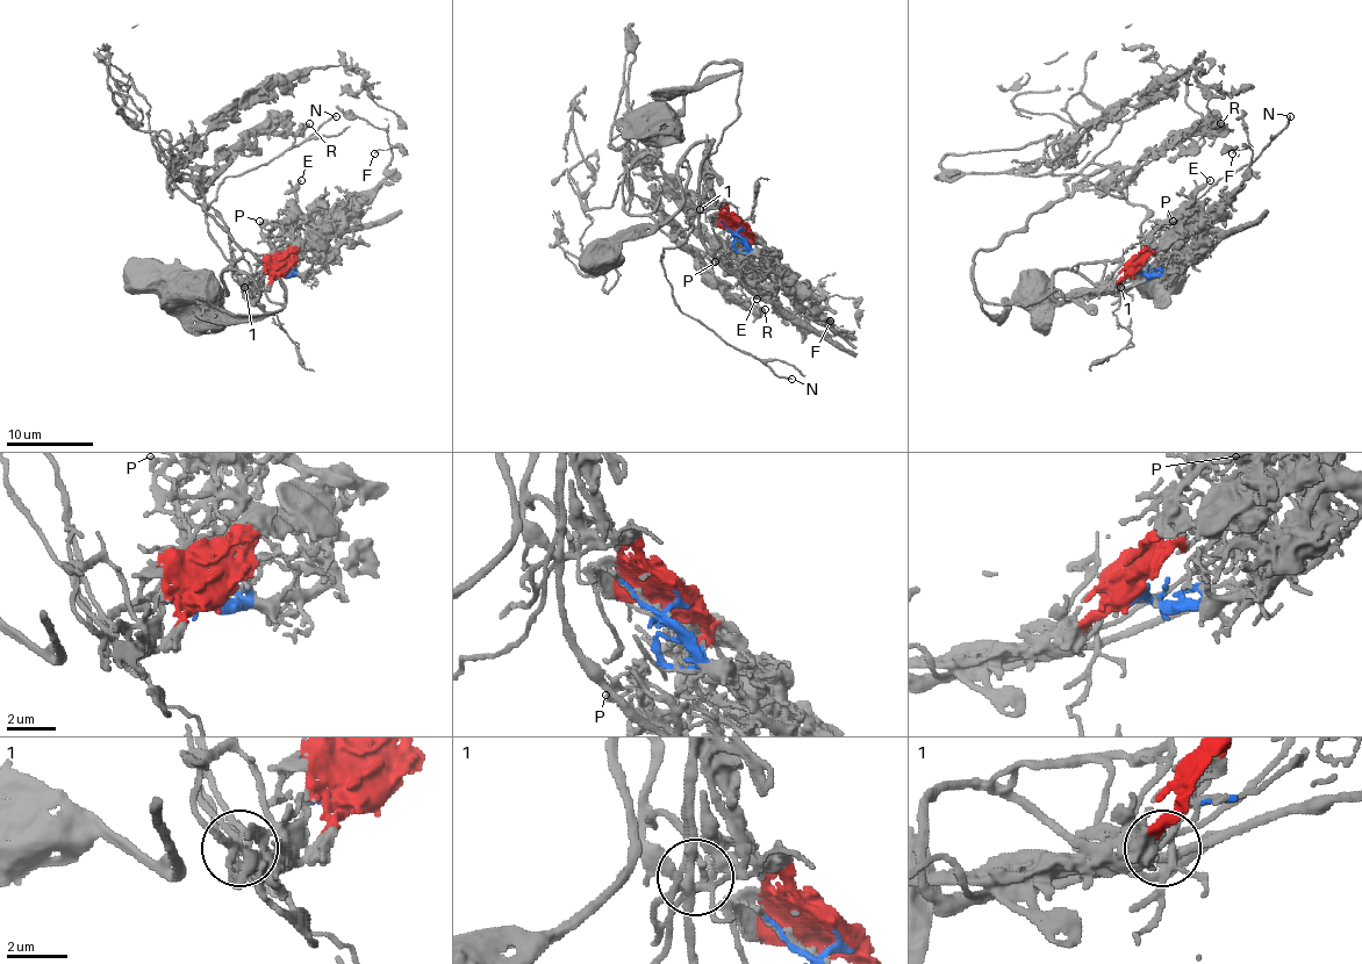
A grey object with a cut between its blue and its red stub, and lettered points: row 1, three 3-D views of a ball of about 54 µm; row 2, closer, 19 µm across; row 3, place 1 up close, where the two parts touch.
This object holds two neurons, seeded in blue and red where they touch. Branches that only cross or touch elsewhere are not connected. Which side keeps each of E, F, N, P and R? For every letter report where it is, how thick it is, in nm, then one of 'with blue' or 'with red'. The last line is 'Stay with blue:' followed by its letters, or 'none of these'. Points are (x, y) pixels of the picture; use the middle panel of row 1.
E: place (757, 299); calibre 190 nm; with blue
F: place (830, 321); calibre 120 nm; with red
N: place (791, 379); calibre 150 nm; with red
P: place (715, 261); calibre 170 nm; with blue
R: place (765, 309); calibre 420 nm; with red
Stay with blue: E, P

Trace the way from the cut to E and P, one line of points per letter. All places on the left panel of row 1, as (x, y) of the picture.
E: (287, 271), (282, 273), (293, 271), (292, 240), (300, 229), (295, 201), (295, 184), (300, 180)
P: (287, 271), (282, 273), (292, 273), (300, 258), (270, 243), (259, 221)

